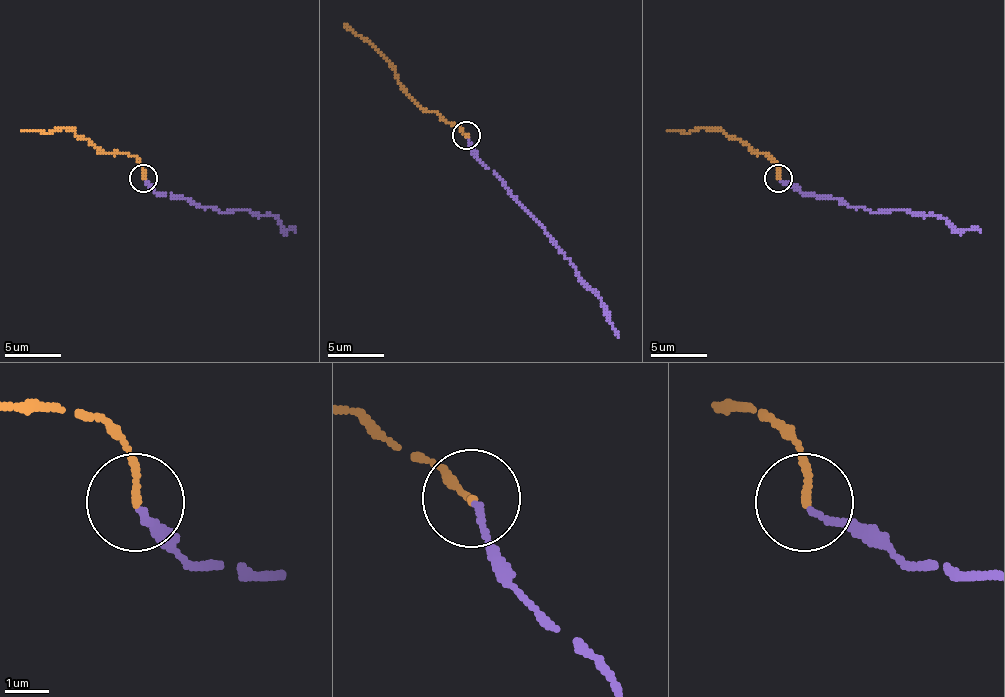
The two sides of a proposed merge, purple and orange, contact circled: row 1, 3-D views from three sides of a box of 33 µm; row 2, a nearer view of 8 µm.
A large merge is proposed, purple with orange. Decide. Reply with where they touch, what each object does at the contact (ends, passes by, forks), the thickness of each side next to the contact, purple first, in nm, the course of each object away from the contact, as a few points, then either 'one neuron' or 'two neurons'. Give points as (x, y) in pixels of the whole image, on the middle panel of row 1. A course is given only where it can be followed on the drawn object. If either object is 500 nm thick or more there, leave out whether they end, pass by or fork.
at (466, 135); purple ends there; orange ends there; 130 nm thick on the purple side, 170 nm on the other; purple runs (465, 137), (480, 159), (544, 230), (598, 297), (609, 314), (618, 337); orange runs (465, 134), (457, 126), (426, 111), (395, 78), (387, 61), (344, 24); one neuron

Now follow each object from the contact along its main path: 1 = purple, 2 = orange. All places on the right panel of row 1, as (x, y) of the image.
1: (780, 178), (802, 192), (842, 198), (850, 207), (873, 212), (909, 209), (940, 215), (957, 229), (980, 232)
2: (777, 178), (777, 164), (769, 156), (754, 153), (721, 130), (704, 128), (687, 133), (667, 130)

